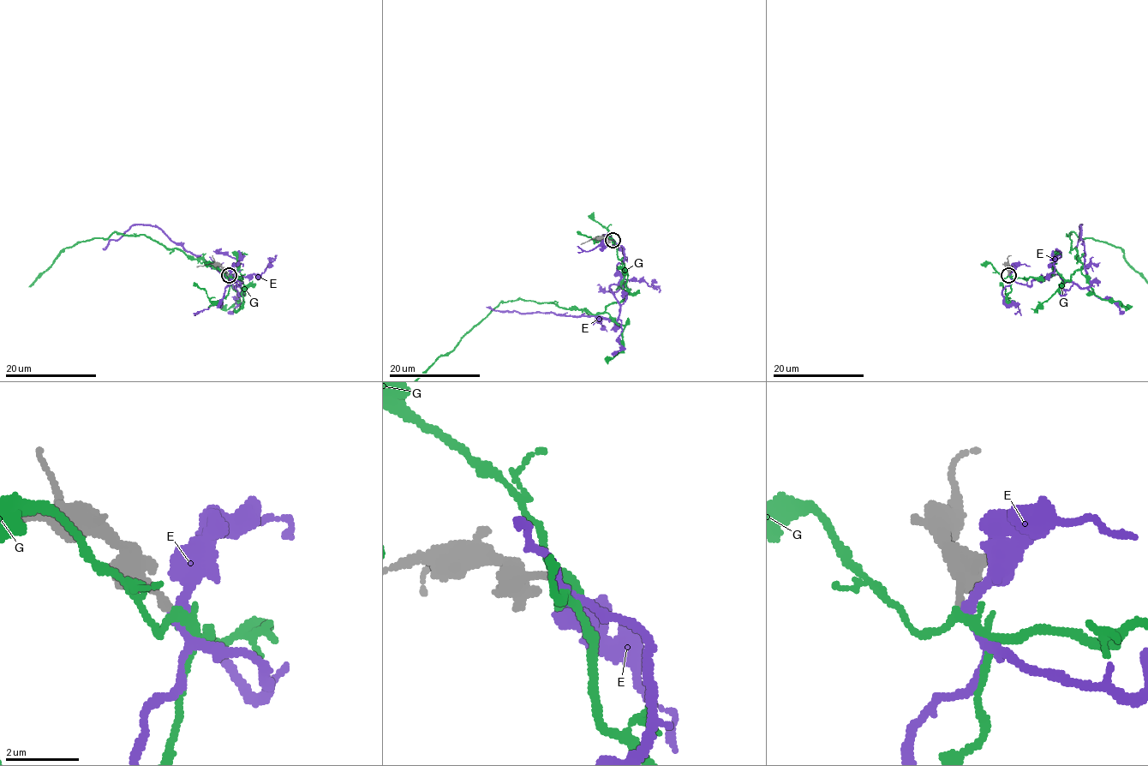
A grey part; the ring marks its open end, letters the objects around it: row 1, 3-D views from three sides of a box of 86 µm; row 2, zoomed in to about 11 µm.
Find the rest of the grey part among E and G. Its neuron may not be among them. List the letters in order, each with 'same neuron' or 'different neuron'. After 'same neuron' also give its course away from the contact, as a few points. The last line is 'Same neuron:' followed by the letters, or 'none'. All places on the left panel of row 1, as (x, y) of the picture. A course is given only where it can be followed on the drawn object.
E: different neuron
G: same neuron
Same neuron: G

